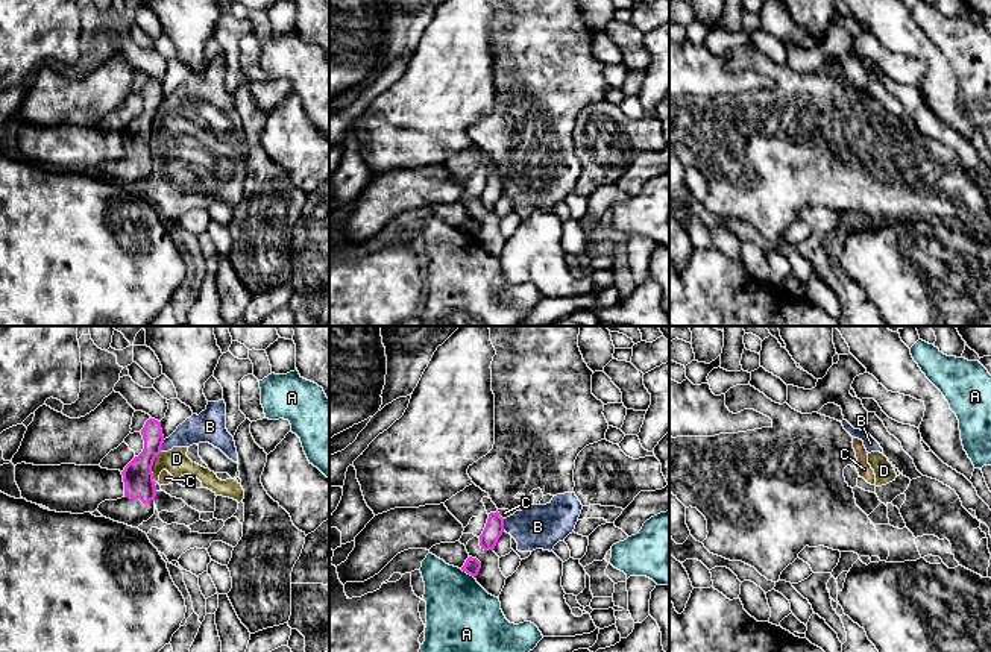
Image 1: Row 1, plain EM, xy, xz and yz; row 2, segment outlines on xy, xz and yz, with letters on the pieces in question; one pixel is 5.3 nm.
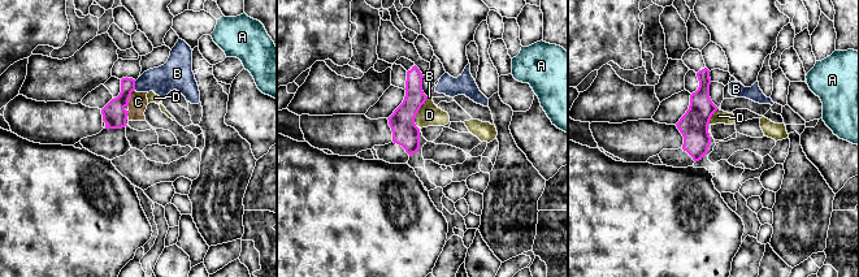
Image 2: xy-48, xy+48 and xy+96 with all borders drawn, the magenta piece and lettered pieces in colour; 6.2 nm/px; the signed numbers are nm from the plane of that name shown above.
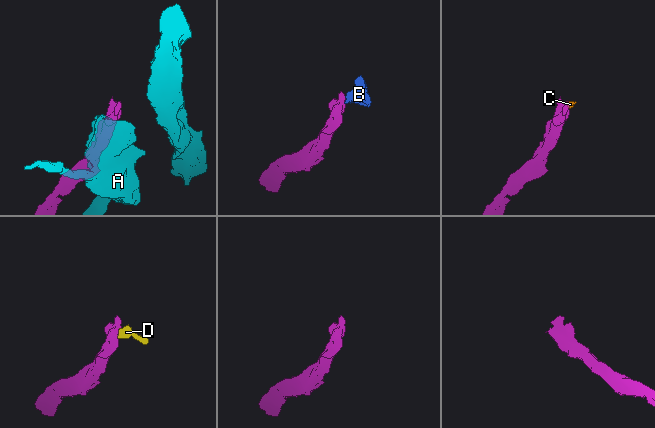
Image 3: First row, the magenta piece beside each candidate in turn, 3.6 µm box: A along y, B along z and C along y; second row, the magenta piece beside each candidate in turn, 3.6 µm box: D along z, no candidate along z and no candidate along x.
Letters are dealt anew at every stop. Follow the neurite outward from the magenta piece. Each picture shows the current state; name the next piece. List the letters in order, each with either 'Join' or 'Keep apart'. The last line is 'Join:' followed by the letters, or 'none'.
A: Keep apart
B: Keep apart
C: Keep apart
D: Keep apart
Join: none

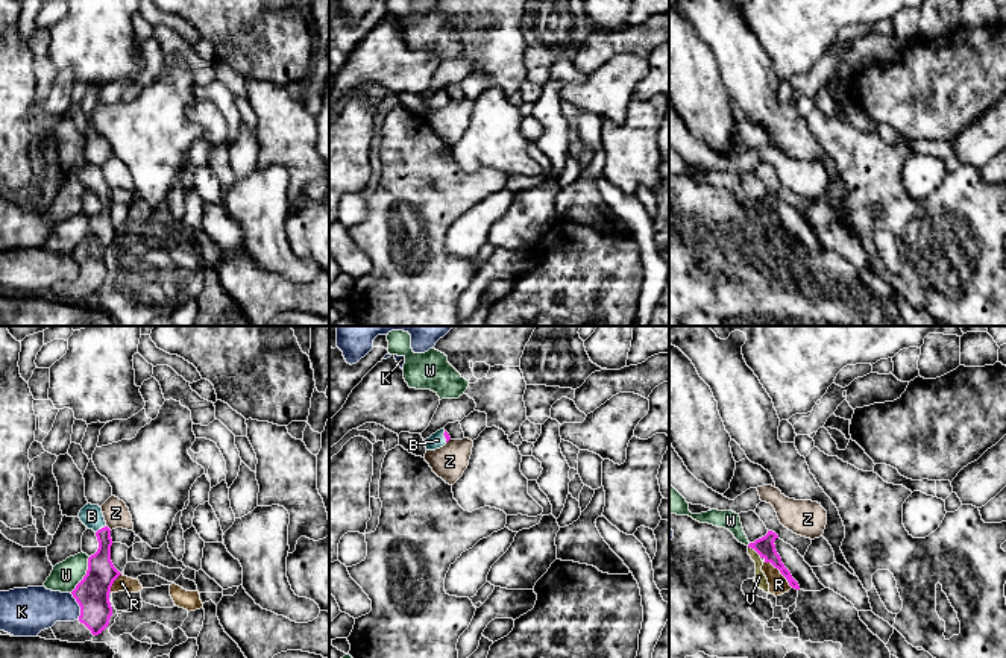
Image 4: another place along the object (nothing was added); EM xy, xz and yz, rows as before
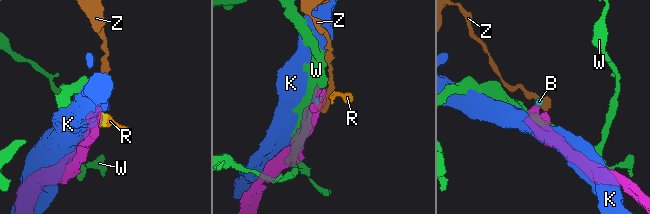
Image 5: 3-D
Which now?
B: Join
K: Keep apart
R: Keep apart
V: Keep apart
W: Keep apart
Z: Keep apart
Join: B

